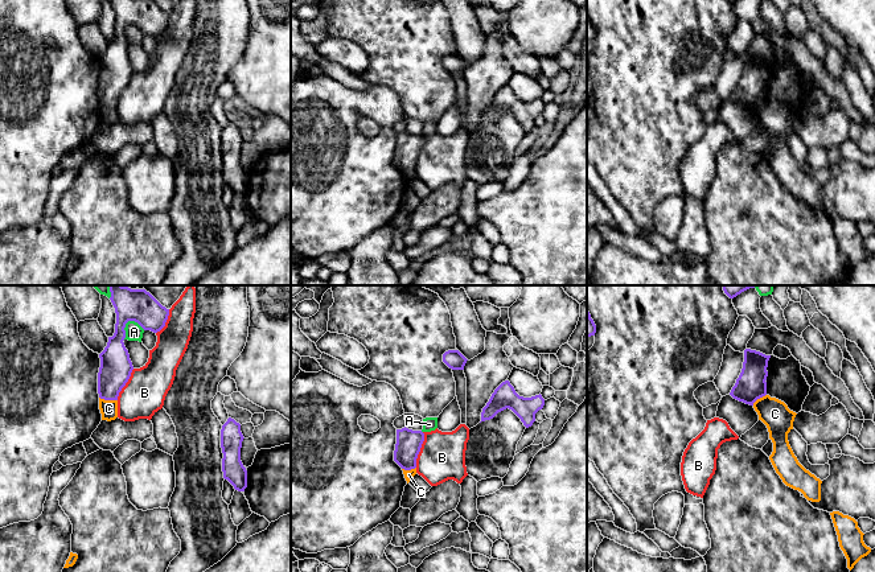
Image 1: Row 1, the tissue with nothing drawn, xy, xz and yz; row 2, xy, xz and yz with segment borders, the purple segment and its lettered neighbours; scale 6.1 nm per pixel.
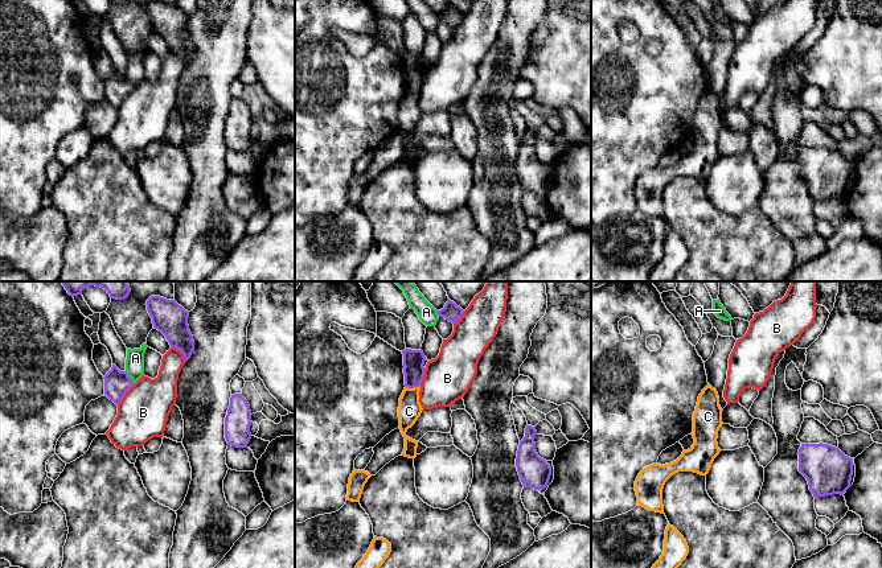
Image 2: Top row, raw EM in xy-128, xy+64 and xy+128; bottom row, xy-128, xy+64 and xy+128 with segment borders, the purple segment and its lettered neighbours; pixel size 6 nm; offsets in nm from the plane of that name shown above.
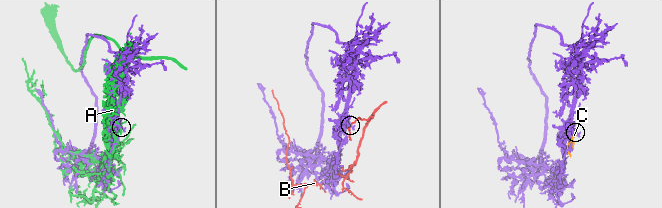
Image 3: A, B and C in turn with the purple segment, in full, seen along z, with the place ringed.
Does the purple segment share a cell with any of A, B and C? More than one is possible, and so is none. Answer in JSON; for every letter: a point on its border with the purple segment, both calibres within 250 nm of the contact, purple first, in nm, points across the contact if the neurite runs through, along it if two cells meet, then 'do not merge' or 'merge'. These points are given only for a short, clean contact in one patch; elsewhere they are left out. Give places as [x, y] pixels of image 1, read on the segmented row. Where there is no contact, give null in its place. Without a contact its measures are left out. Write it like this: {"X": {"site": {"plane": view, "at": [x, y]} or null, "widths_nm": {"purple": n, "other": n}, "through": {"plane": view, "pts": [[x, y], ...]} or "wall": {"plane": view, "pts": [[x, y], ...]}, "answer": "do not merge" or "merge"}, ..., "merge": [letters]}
{"A": {"site": {"plane": "xy", "at": [127, 321]}, "widths_nm": {"purple": 200, "other": 110}, "answer": "do not merge"}, "B": {"site": {"plane": "xz", "at": [419, 449]}, "widths_nm": {"purple": 160, "other": 280}, "answer": "do not merge"}, "C": {"site": {"plane": "xy", "at": [109, 399]}, "widths_nm": {"purple": 190, "other": 110}, "wall": {"plane": "xy", "pts": [[99, 396], [107, 400], [116, 400]]}, "answer": "do not merge"}, "merge": []}

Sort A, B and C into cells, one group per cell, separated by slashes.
A / B / C

